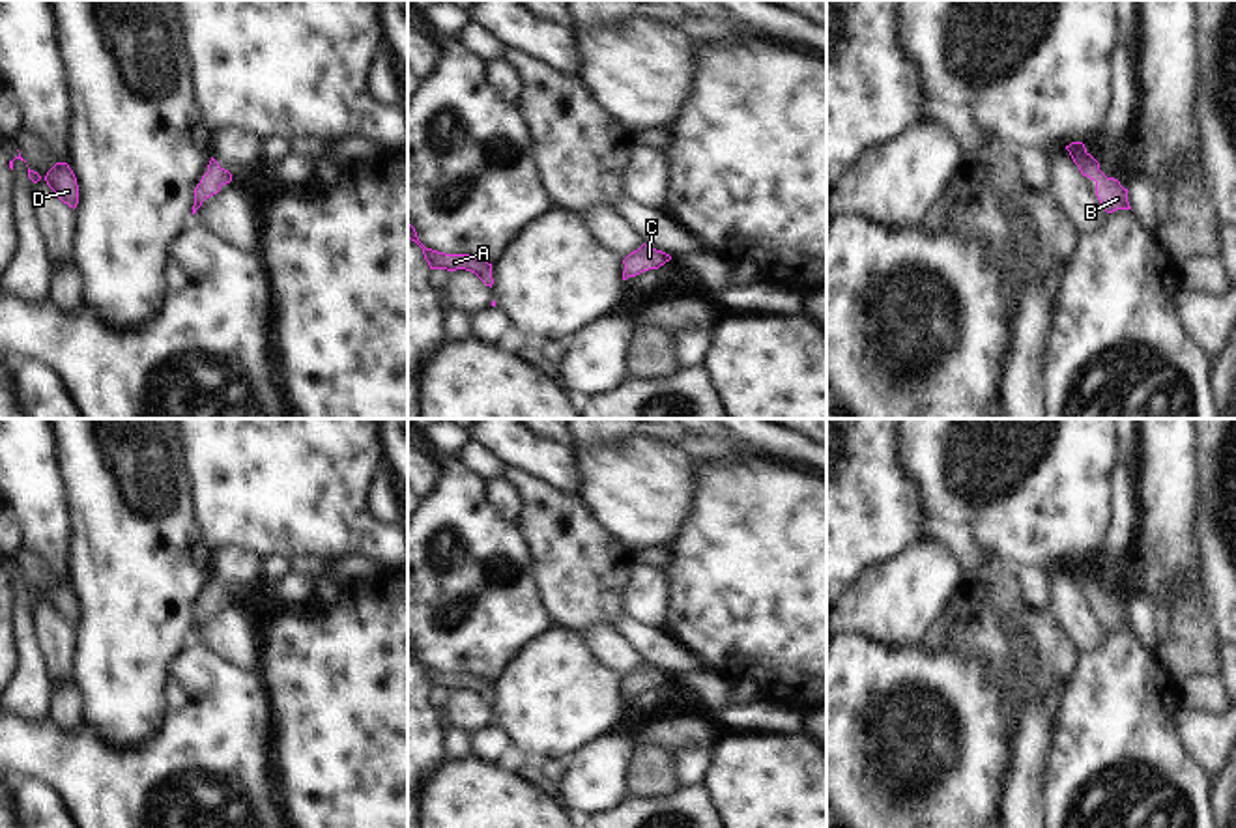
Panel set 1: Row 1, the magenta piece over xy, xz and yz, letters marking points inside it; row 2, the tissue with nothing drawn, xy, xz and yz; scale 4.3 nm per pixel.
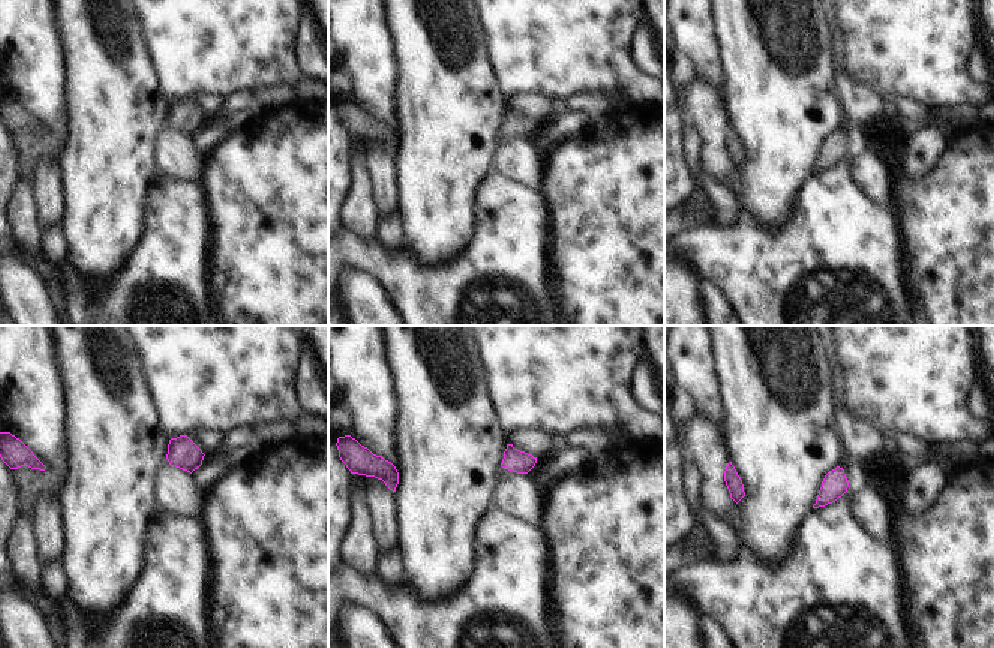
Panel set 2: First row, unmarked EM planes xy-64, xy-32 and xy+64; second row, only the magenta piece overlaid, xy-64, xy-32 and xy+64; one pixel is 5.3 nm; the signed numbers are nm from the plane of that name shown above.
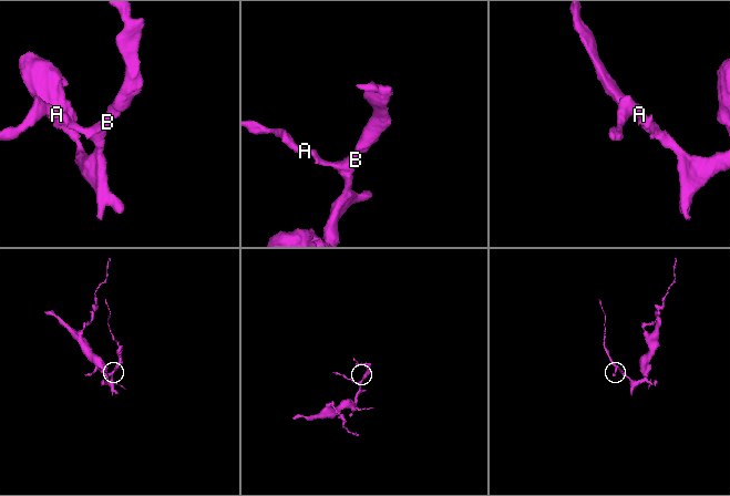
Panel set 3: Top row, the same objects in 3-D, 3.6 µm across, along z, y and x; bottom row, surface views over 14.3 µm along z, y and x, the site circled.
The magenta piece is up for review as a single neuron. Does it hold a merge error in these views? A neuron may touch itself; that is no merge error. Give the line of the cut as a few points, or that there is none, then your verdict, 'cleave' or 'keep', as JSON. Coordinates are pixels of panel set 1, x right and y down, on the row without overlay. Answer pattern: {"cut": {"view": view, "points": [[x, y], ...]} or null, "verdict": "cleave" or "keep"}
{"cut": null, "verdict": "keep"}

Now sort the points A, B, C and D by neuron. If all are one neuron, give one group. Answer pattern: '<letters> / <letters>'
A B C D

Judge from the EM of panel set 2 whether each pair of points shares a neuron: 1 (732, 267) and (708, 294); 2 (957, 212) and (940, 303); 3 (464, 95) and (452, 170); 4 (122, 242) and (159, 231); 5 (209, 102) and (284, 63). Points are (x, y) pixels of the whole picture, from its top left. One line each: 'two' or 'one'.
1: two
2: one
3: one
4: two
5: two

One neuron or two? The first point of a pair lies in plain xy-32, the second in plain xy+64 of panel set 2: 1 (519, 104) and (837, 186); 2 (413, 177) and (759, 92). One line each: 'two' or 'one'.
1: one
2: one

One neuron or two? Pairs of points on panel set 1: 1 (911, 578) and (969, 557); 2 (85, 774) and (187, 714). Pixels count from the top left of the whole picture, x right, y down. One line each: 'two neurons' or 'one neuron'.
1: two neurons
2: one neuron

